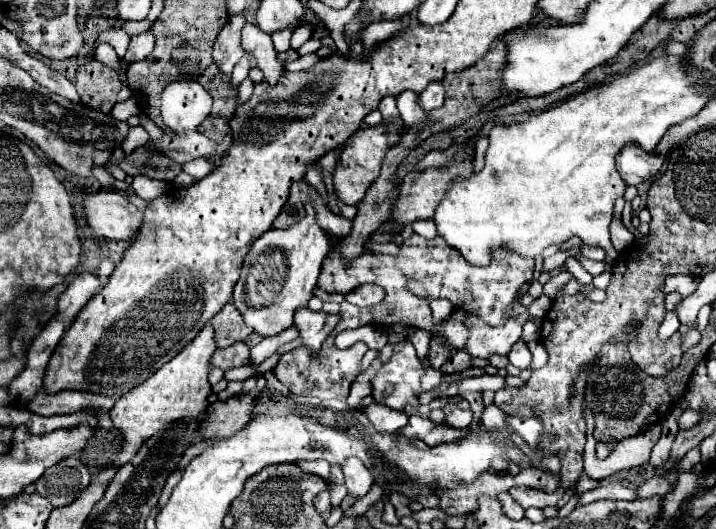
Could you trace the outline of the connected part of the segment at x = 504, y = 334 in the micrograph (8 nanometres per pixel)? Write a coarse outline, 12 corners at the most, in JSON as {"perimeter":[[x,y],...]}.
{"perimeter":[[509,318],[503,326],[465,320],[471,330],[467,352],[475,358],[507,356],[527,320]]}

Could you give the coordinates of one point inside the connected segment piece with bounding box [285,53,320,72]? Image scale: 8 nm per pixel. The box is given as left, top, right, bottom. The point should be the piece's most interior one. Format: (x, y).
(304, 62)

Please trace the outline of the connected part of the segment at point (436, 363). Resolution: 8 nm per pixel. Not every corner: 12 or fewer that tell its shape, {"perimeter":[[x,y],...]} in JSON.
{"perimeter":[[431,342],[429,364],[441,368],[443,362],[453,354],[447,346],[435,346]]}

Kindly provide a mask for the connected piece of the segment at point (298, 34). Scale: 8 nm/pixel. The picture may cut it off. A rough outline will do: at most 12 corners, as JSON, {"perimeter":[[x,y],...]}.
{"perimeter":[[307,22],[295,30],[291,48],[297,50],[311,38],[311,26]]}

